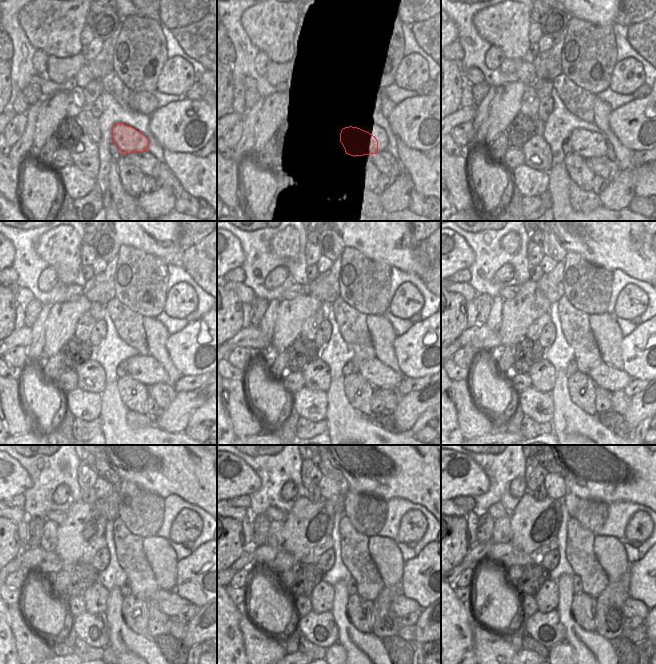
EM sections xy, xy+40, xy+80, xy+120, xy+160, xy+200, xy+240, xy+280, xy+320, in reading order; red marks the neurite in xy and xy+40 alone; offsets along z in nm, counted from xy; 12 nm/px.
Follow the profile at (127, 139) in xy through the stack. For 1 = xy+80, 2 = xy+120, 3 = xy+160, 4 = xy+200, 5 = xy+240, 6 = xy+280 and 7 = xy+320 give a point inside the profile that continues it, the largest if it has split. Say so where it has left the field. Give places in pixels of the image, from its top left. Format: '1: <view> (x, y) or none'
1: xy+80 (587, 144)
2: xy+120 (144, 368)
3: xy+160 (379, 375)
4: xy+200 (605, 376)
5: xy+240 (170, 603)
6: xy+280 (401, 606)
7: xy+320 (632, 607)

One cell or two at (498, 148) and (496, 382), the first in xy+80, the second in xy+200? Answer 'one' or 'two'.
two

